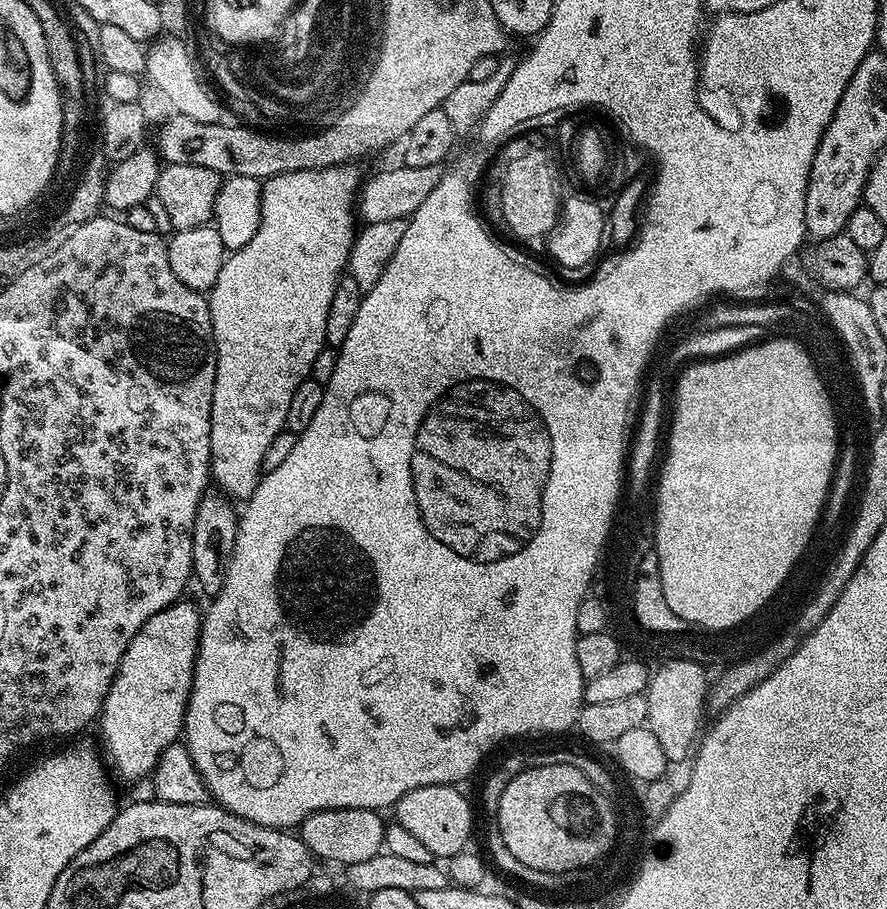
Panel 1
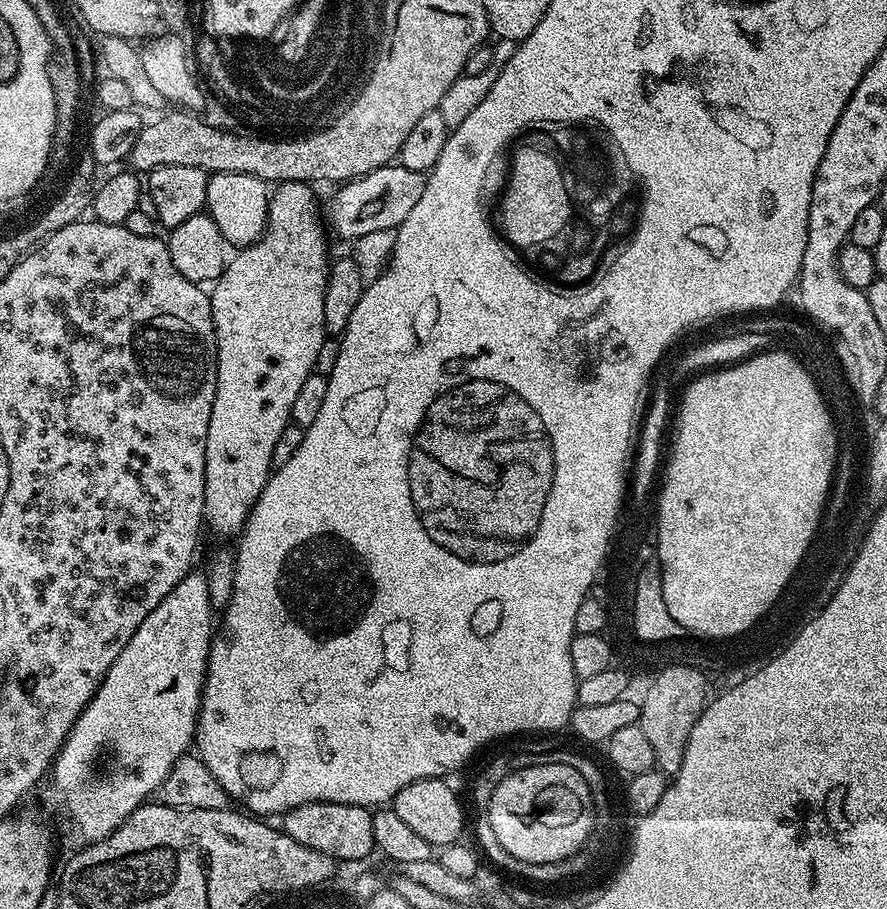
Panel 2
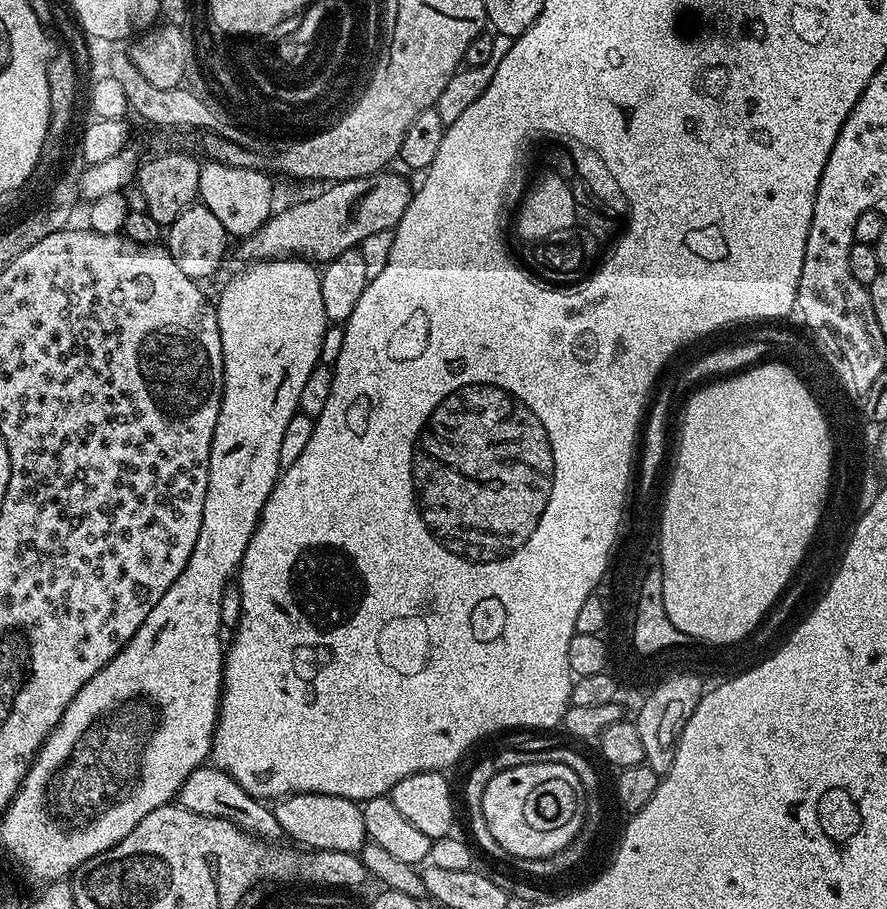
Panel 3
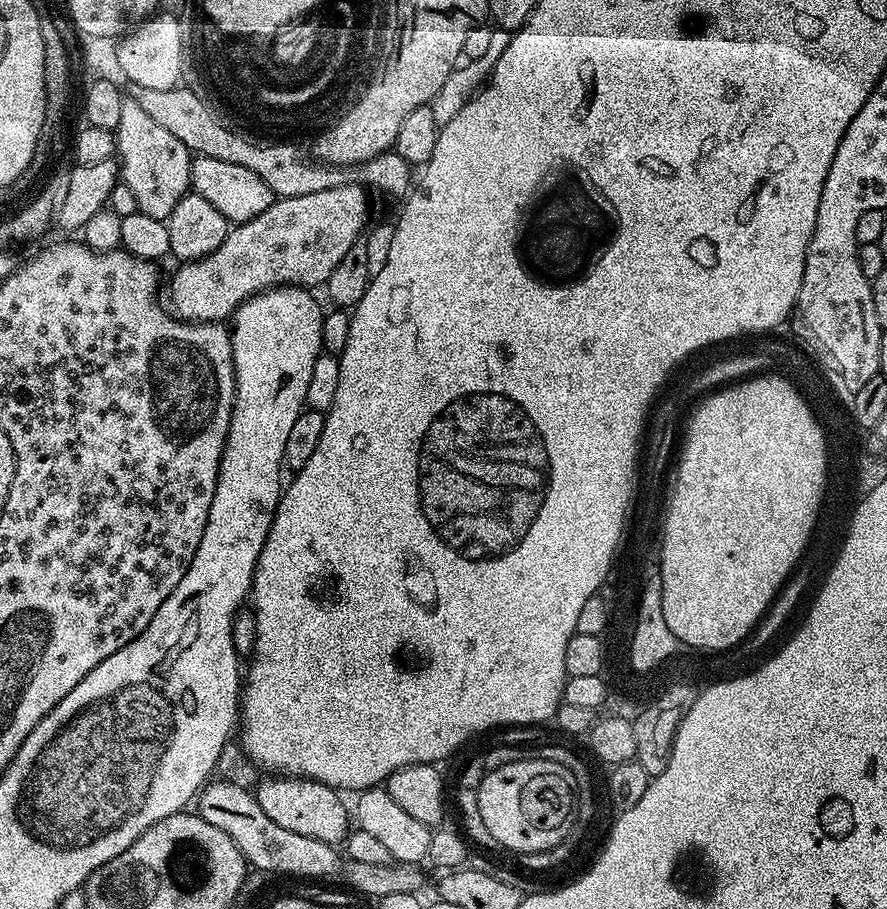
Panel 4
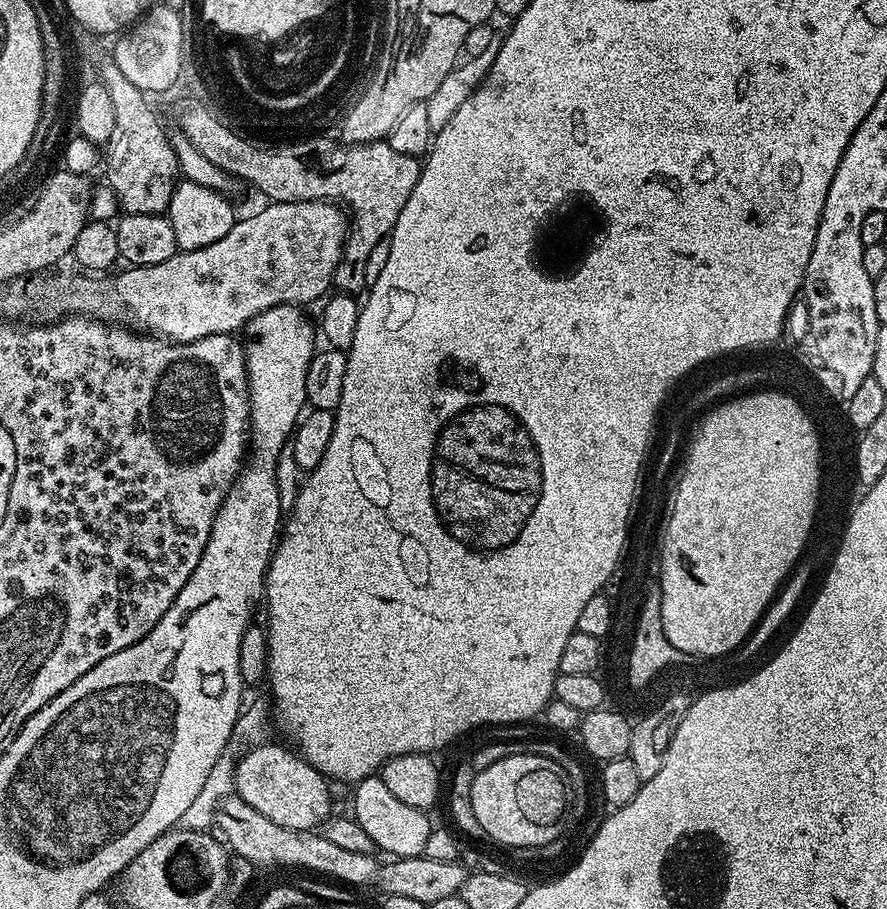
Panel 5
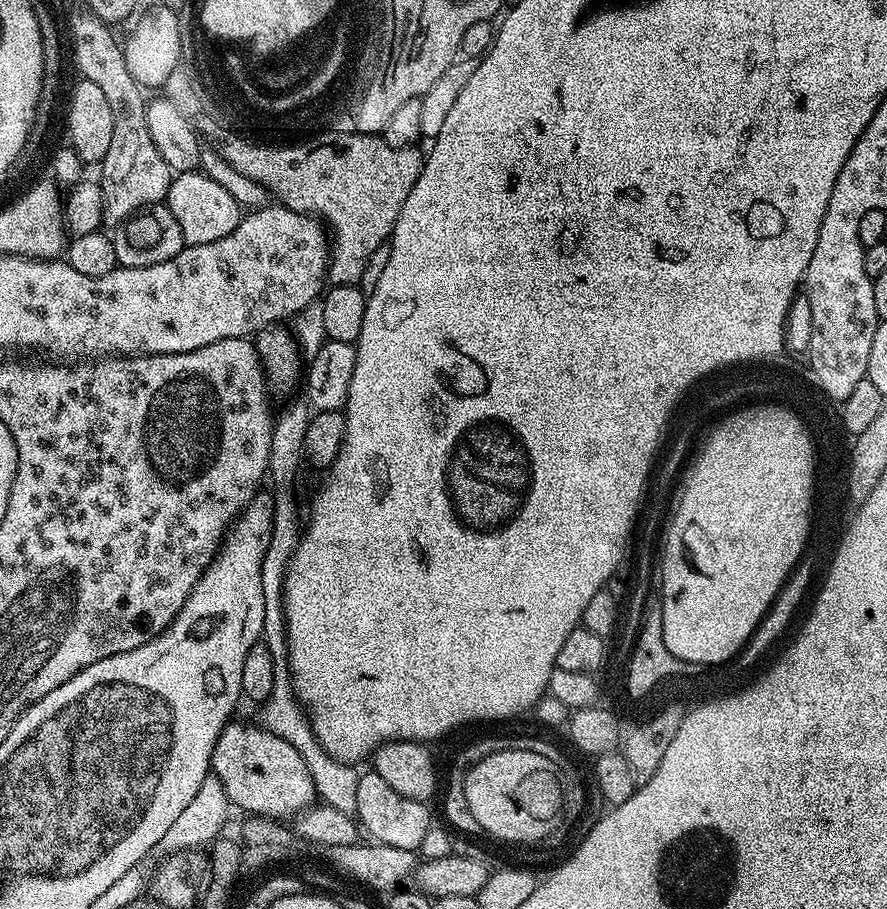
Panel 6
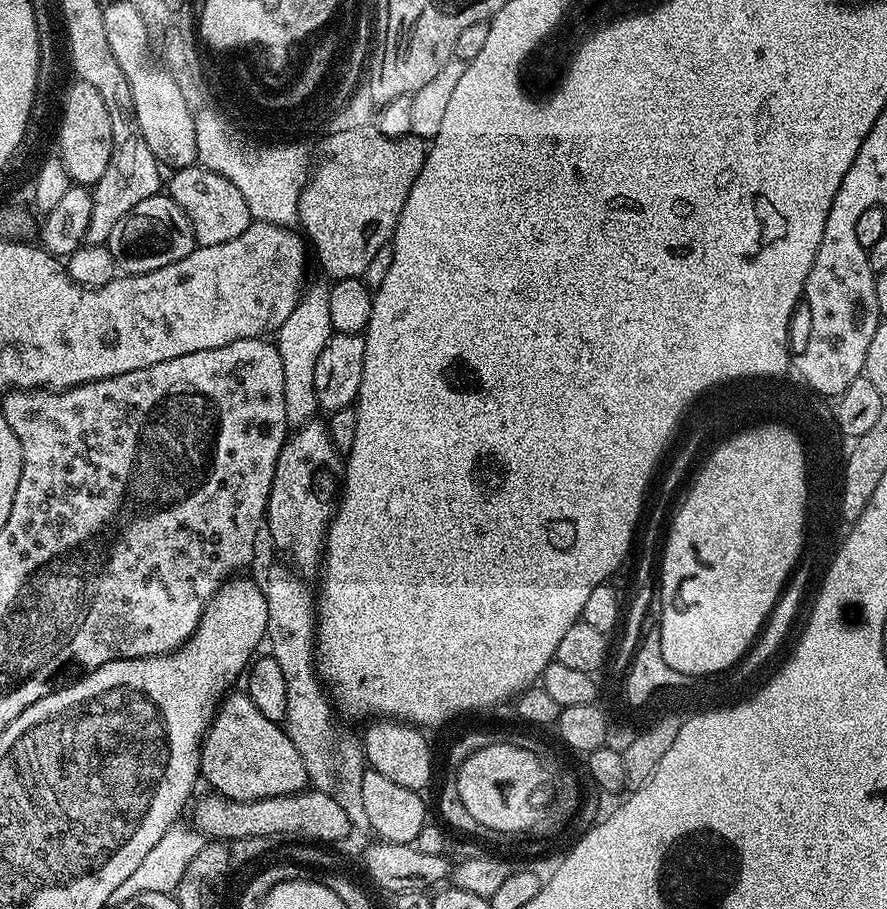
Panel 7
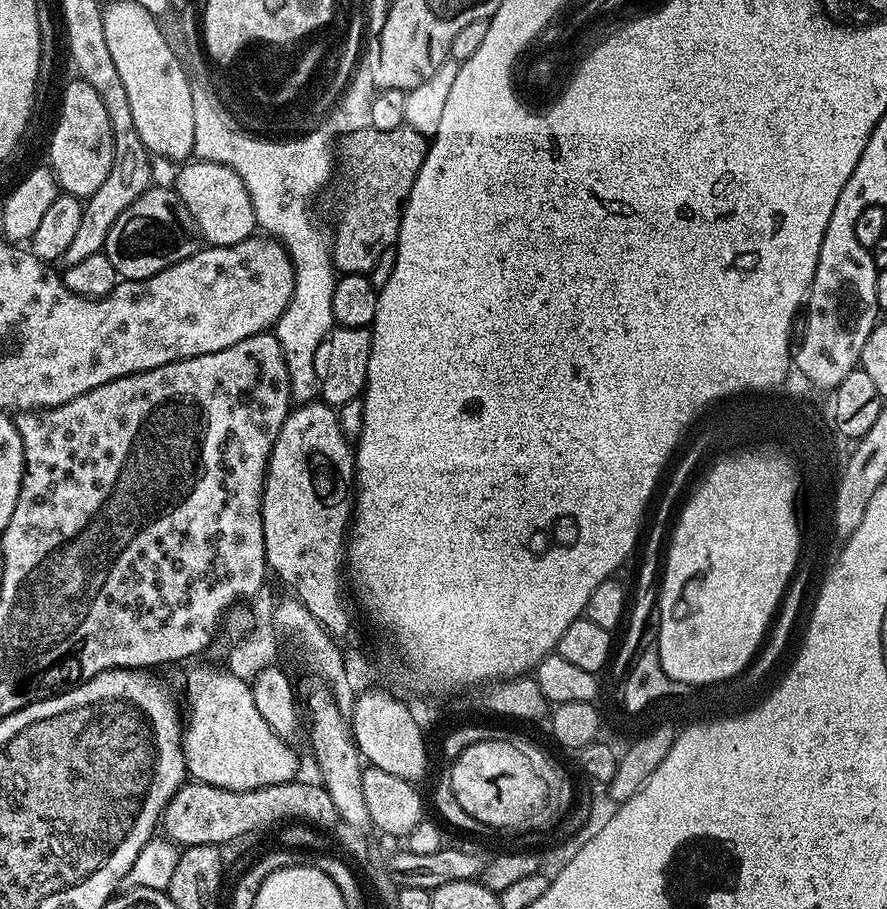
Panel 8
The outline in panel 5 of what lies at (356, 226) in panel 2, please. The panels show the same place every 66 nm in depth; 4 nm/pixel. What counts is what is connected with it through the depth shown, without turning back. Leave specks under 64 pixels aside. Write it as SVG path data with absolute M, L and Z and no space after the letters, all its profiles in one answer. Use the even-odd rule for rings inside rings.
M326 200L281 204L268 202L263 206L265 208L261 212L256 212L245 220L244 217L237 219L230 234L218 238L218 242L210 242L210 246L202 246L202 250L177 250L170 258L166 258L166 262L158 262L154 266L128 266L125 267L125 272L117 271L112 274L117 276L109 275L107 278L96 274L33 275L16 286L21 288L5 294L6 308L10 312L25 312L32 316L28 318L40 316L46 311L44 316L48 322L55 317L63 318L71 314L89 318L111 318L119 325L141 333L185 344L214 334L239 333L255 316L274 306L305 306L304 304L314 303L316 299L319 301L327 297L333 287L332 275L344 253L344 242L348 239L350 220L345 209L339 203Z

